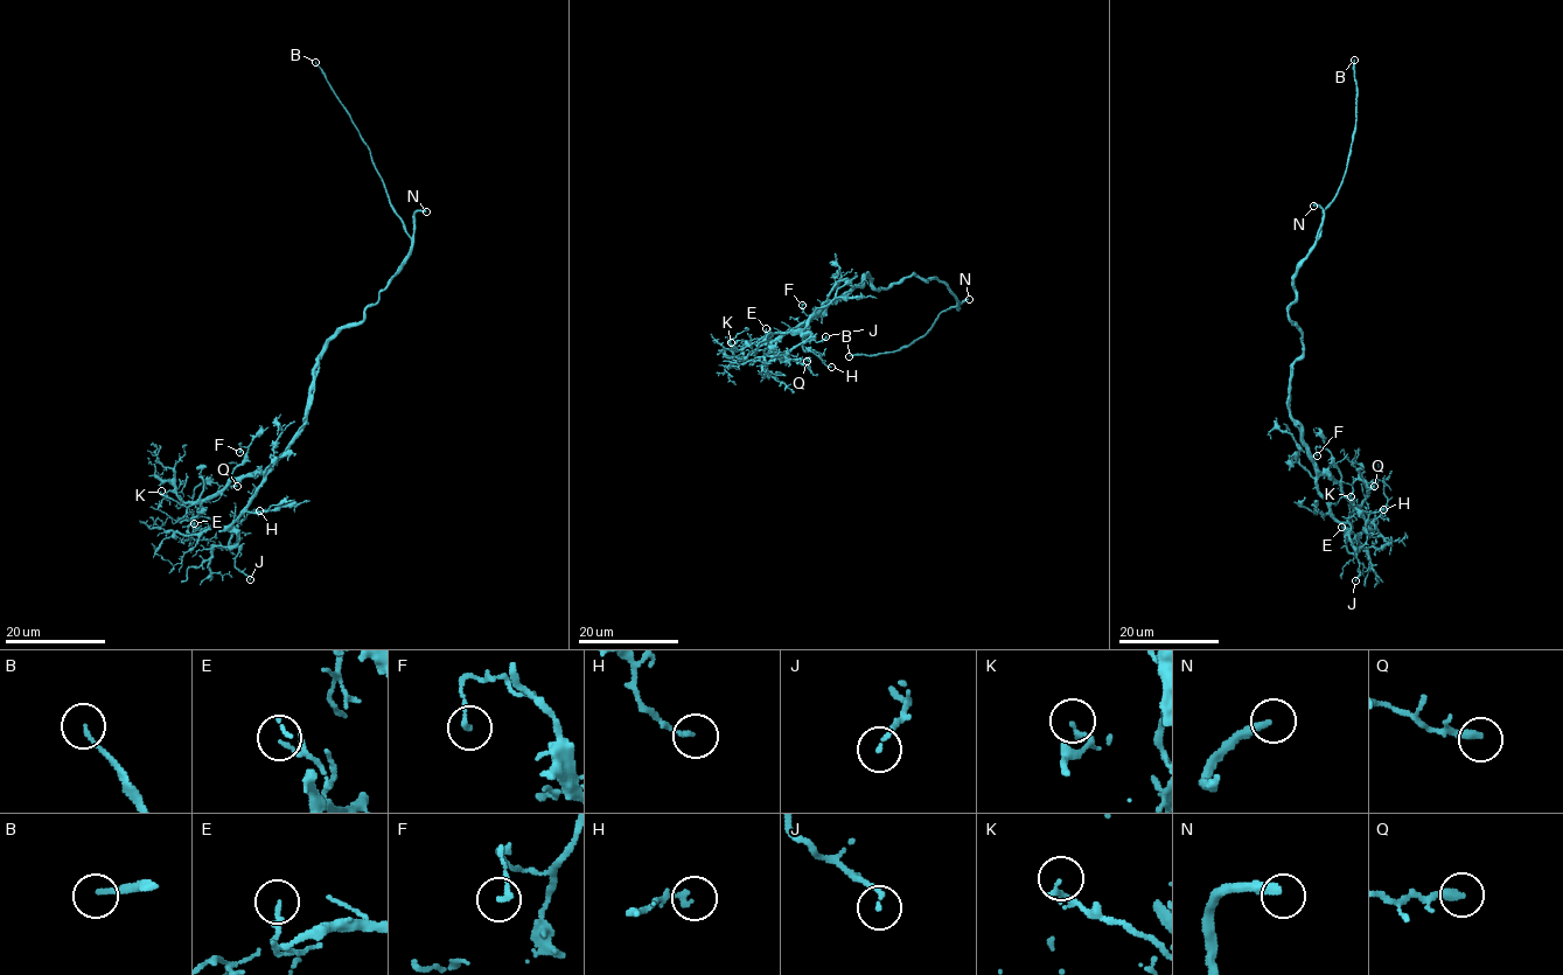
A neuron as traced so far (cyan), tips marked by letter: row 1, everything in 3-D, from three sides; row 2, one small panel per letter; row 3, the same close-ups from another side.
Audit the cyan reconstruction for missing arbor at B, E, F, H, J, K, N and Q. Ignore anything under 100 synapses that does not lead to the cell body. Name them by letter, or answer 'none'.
B, N

